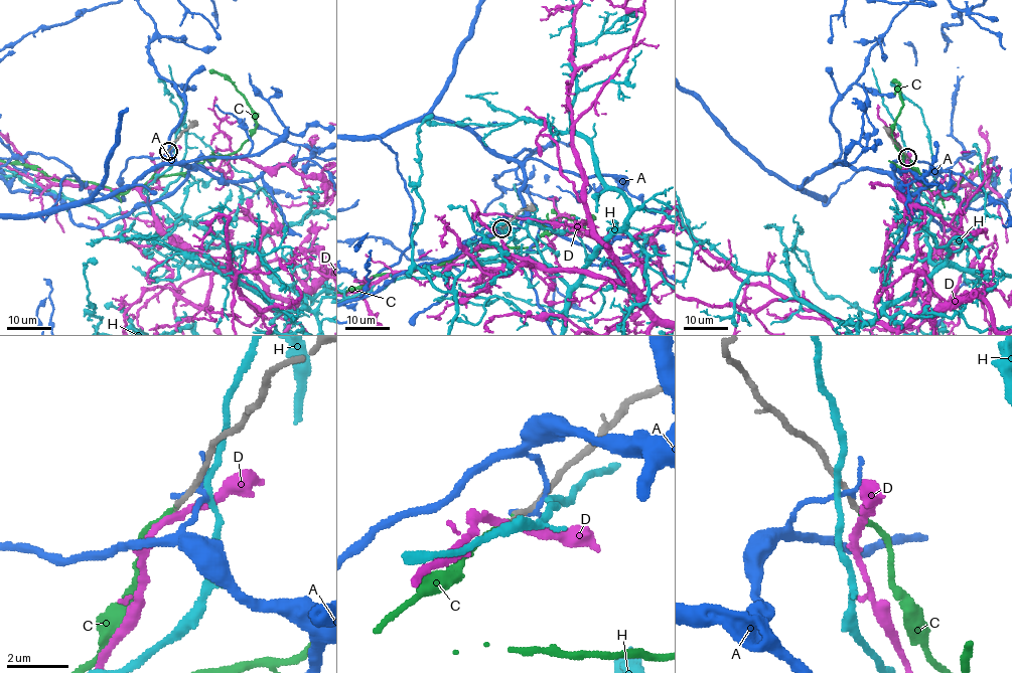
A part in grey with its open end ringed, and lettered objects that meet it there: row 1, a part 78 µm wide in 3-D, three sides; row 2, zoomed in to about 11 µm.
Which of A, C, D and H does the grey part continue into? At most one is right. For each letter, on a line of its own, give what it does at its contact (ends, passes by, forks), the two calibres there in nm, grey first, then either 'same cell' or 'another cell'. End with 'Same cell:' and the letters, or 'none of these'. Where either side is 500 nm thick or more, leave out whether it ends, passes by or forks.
A: it passes by; 240 nm thick on the grey side, 120 nm on the other; another cell
C: it ends there; 190 nm thick on the grey side, 160 nm on the other; same cell
D: it passes by; 180 nm thick on the grey side, 220 nm on the other; another cell
H: it passes by; 170 nm thick on the grey side, 200 nm on the other; another cell
Same cell: C

